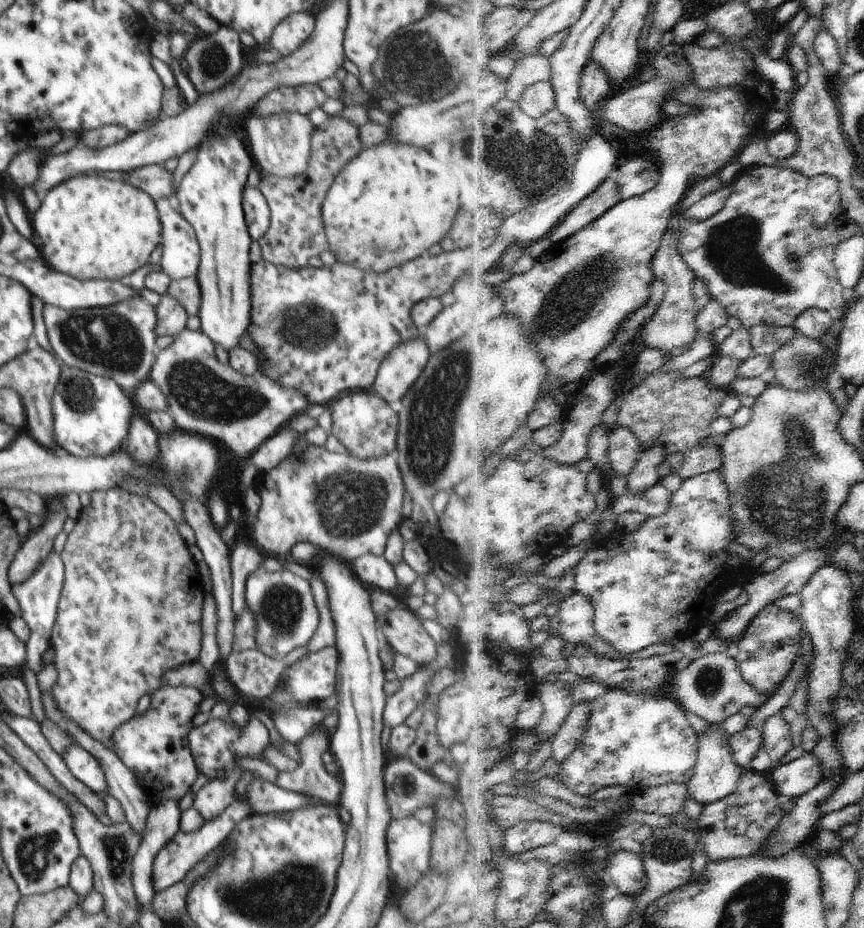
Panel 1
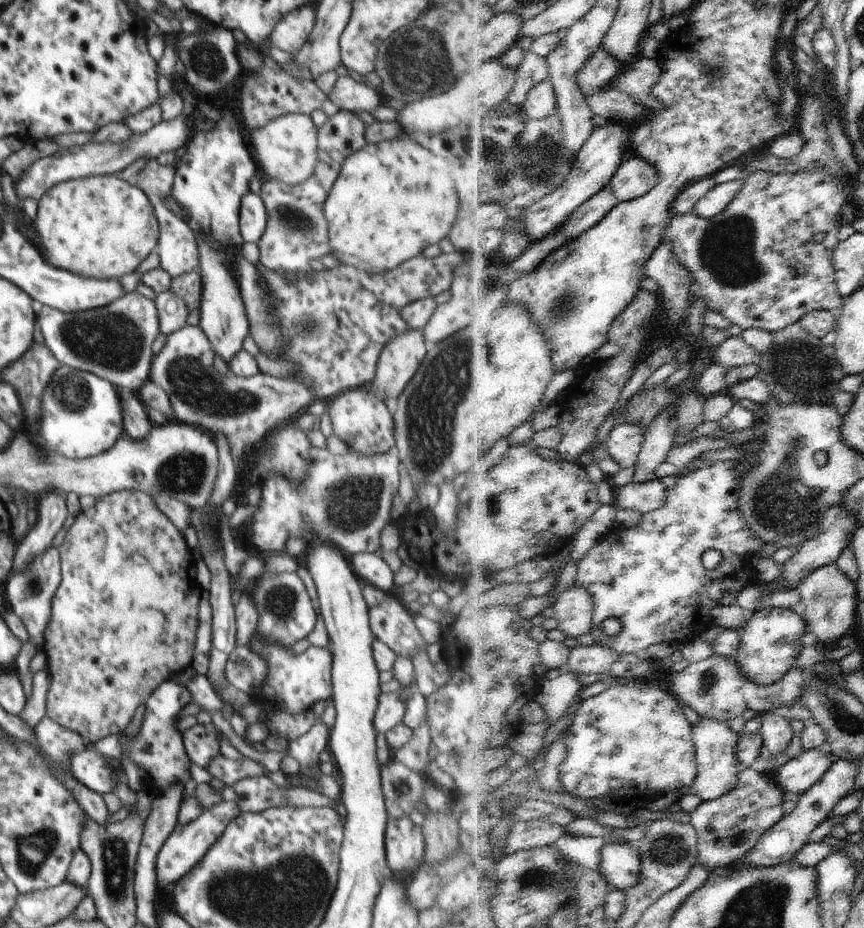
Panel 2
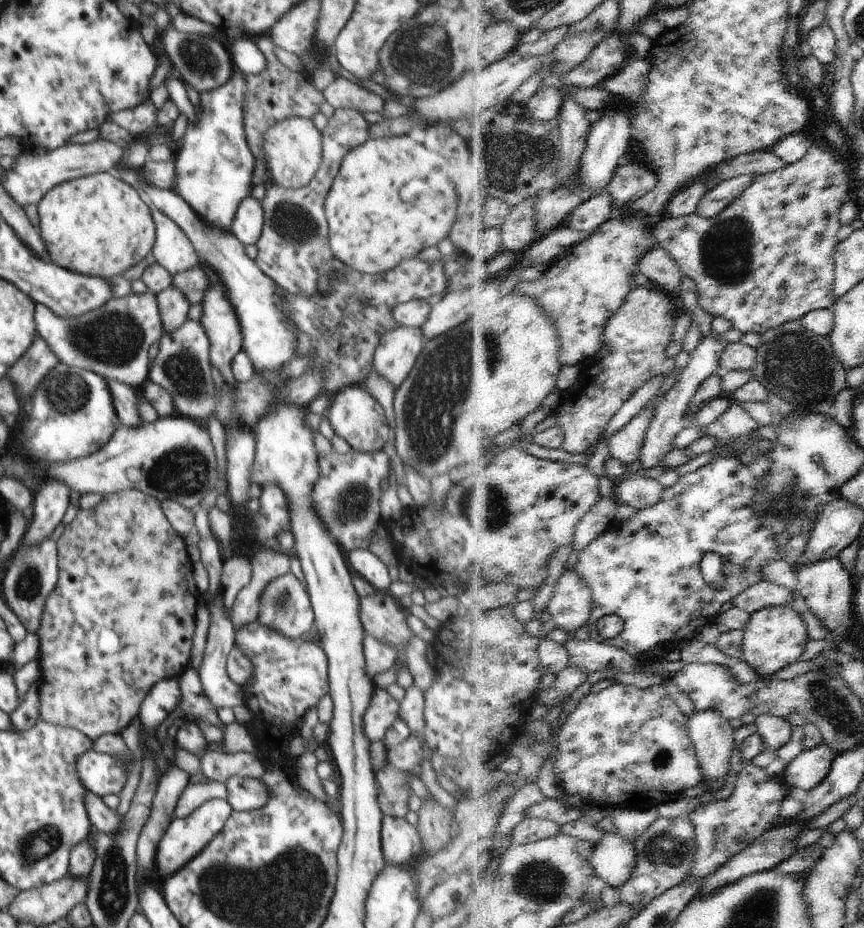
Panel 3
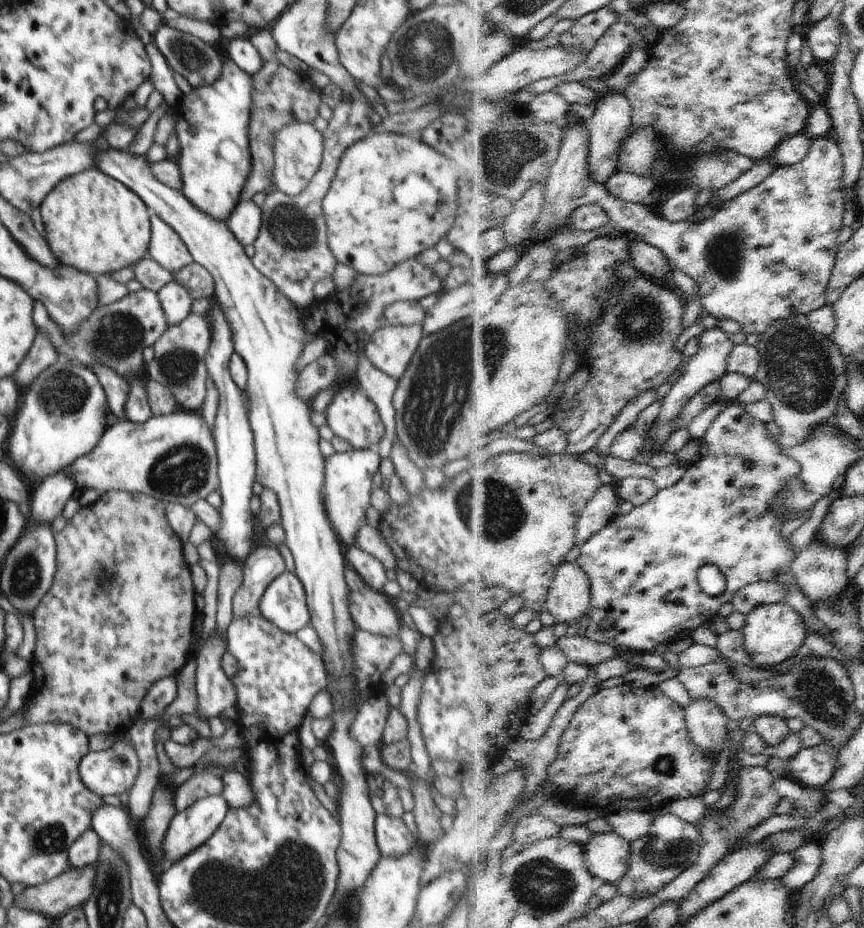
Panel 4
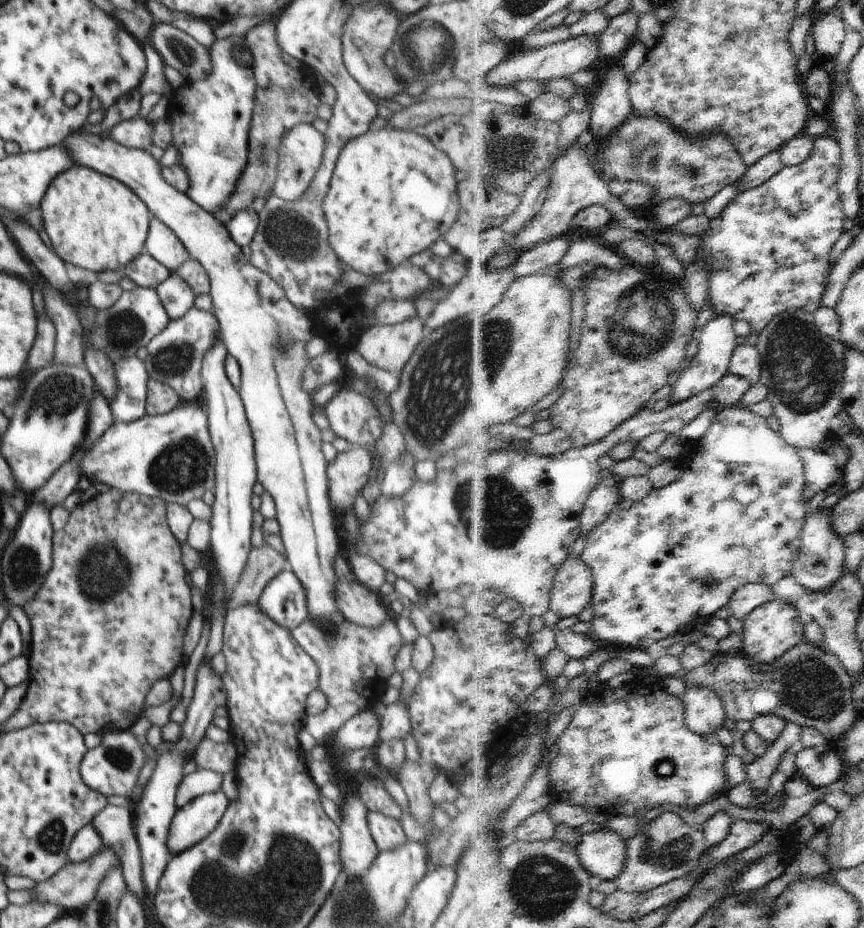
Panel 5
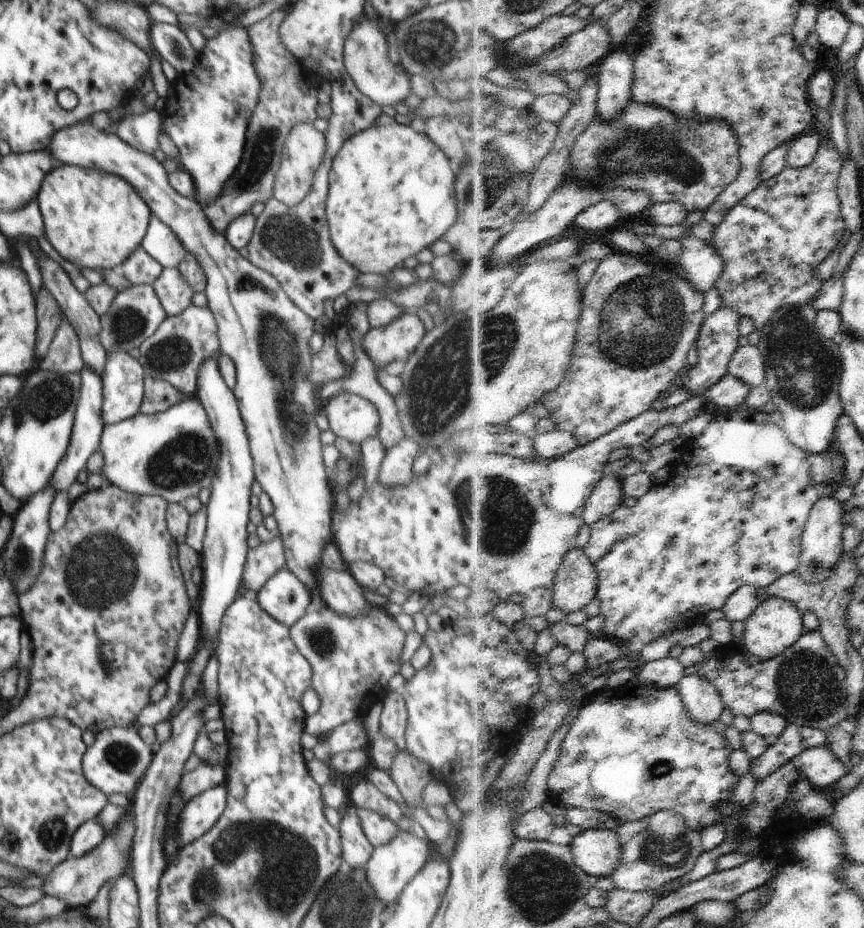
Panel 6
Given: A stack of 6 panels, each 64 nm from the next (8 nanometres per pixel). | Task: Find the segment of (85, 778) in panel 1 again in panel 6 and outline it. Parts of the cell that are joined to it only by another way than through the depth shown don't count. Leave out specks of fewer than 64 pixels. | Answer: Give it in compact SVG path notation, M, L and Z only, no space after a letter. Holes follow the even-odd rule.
M134 726L105 728L95 735L95 739L82 759L86 780L106 796L125 794L131 798L151 763L152 749L142 741Z

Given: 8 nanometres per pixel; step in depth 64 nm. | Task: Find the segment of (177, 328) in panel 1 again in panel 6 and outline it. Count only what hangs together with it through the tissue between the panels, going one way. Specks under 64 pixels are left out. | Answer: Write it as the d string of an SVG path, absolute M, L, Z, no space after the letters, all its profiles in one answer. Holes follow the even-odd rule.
M163 267L162 274L152 286L168 317L175 317L192 305L194 292L178 268Z

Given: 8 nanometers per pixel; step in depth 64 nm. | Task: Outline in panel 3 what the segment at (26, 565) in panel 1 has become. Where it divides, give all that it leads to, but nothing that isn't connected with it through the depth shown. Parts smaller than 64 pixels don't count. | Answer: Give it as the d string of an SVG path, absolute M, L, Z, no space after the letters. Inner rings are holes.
M46 482L40 486L34 498L34 520L24 534L24 540L20 540L20 546L38 547L54 532L68 510L68 494L71 492L58 482Z

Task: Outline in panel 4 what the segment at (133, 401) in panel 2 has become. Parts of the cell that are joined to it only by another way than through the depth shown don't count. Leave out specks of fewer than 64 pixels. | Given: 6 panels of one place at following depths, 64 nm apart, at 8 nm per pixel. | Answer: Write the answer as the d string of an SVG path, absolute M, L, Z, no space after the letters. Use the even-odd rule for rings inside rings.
M94 365L88 368L96 373L98 380L102 383L107 394L109 410L114 414L116 420L130 421L126 420L127 414L125 413L125 404L130 392L129 382L108 367Z

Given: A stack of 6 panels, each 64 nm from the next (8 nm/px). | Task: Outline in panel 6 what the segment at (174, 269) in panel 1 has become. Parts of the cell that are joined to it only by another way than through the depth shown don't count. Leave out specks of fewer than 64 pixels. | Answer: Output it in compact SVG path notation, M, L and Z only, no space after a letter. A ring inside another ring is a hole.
M151 215L141 247L163 267L178 268L187 250L176 233L158 217Z

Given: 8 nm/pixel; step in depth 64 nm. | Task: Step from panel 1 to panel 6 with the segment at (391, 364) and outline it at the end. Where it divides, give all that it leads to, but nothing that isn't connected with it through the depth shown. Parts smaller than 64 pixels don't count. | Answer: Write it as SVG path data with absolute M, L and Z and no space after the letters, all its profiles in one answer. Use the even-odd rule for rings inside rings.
M413 309L386 326L370 329L363 336L361 347L377 368L385 367L400 360L406 362L425 333L424 323Z

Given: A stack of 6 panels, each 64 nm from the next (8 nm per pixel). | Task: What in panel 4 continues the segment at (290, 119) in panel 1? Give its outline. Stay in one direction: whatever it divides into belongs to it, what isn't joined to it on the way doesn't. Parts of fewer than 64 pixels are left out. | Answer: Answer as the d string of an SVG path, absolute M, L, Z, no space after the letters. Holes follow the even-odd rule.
M291 122L273 134L273 184L283 194L299 195L318 172L323 157L323 133L312 123Z

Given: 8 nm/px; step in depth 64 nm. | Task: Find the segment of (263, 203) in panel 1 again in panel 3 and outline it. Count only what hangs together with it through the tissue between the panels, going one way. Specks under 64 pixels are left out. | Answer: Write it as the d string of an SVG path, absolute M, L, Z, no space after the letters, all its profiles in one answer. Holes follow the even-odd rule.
M250 194L239 204L231 232L243 245L256 244L262 234L264 217L261 201Z

